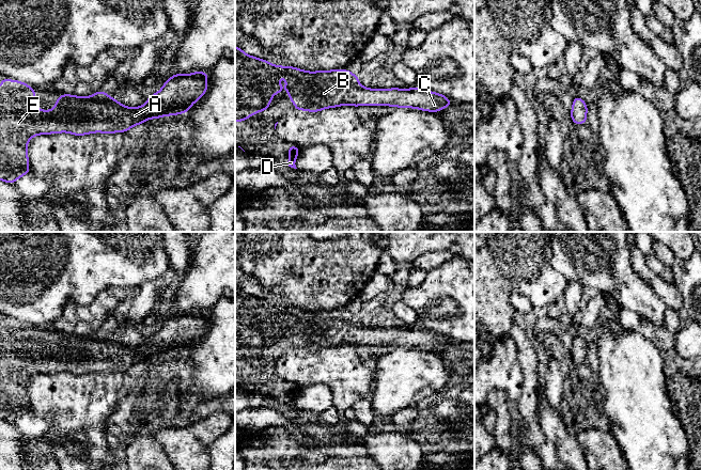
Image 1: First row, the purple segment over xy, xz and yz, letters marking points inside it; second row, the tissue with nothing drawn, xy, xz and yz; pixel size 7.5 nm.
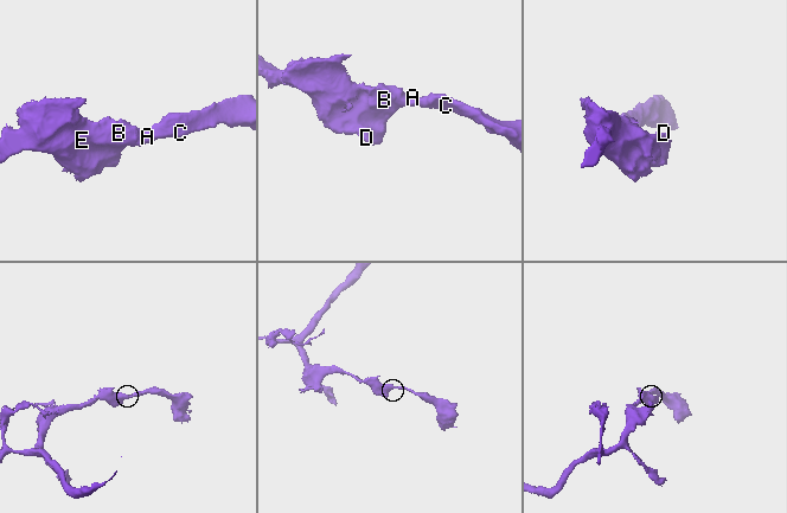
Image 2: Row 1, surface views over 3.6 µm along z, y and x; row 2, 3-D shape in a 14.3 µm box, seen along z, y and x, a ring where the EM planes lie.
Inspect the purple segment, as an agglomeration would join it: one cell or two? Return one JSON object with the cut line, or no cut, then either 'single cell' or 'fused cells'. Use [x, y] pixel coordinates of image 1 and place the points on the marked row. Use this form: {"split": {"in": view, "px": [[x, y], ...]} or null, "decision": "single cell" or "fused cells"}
{"split": null, "decision": "single cell"}

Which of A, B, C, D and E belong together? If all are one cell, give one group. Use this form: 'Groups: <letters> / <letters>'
Groups: A B C D E

